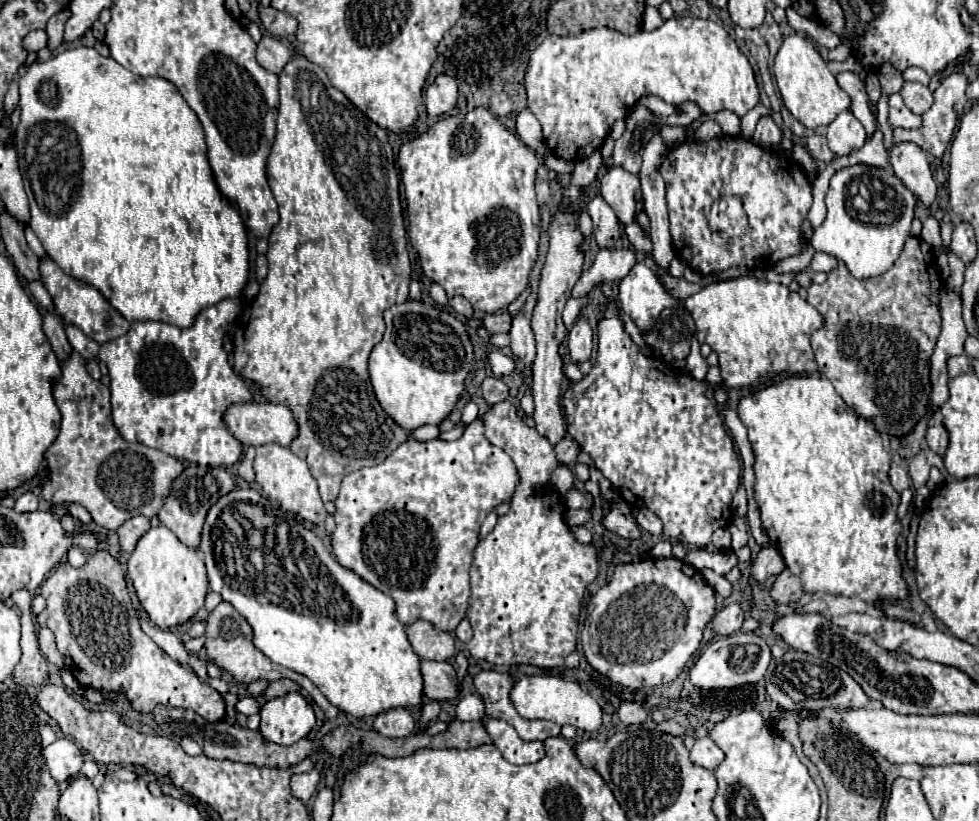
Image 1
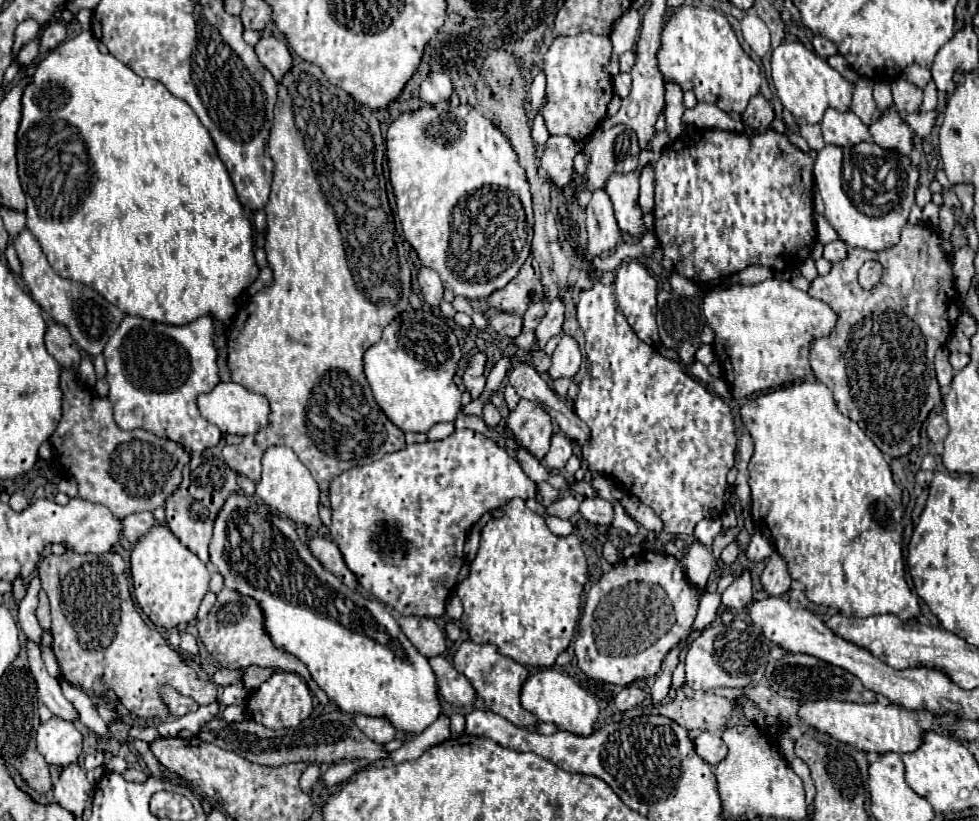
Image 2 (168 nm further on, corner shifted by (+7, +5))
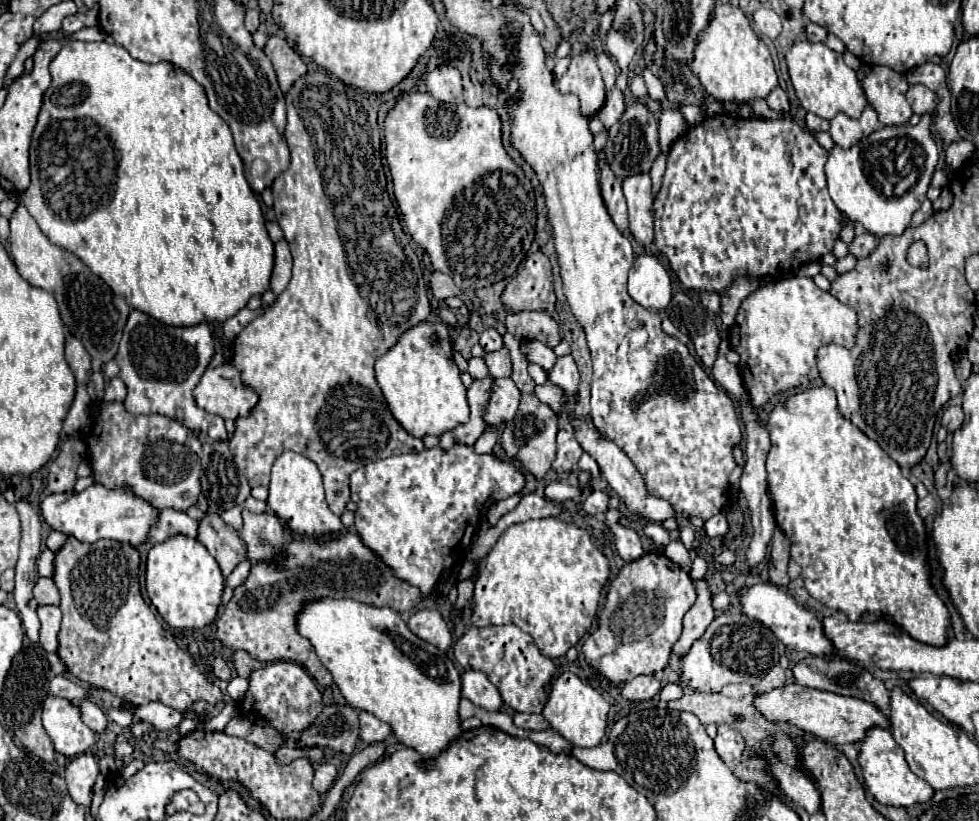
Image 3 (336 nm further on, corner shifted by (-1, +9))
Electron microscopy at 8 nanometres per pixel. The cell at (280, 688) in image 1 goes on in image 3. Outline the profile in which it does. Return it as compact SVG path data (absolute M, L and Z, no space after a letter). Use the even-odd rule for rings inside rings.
M235 651L233 655L231 655L231 661L233 661L233 667L235 667L235 671L241 675L241 677L249 677L251 675L251 671L255 671L255 669L259 669L263 663L261 661L257 661L257 659L253 659L249 653L245 653L245 651Z

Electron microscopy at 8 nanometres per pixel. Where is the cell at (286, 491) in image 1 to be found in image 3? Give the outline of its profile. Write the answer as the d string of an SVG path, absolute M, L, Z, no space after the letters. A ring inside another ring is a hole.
M283 451L273 463L271 471L271 487L269 487L269 509L287 523L287 527L305 537L319 537L329 533L339 533L343 523L339 515L335 515L325 501L323 481L317 465L301 453Z

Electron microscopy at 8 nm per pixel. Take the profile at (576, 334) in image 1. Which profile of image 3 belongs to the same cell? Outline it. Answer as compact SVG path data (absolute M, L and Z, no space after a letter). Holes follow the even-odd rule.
M571 355L559 357L555 367L549 371L547 379L553 385L557 385L557 387L561 387L565 391L565 397L567 397L569 403L575 403L575 399L577 399L577 385L579 385L579 371L577 371L577 365L575 365Z

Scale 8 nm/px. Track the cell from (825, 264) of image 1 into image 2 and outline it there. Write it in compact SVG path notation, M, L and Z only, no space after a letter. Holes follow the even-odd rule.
M831 241L831 243L827 243L825 247L823 247L823 257L827 259L827 261L831 261L831 263L837 263L837 261L841 261L843 257L847 255L847 245L843 243L843 241Z

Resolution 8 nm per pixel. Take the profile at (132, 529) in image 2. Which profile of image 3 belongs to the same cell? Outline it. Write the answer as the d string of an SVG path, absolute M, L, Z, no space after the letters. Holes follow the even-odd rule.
M161 509L155 527L149 531L149 543L163 543L167 537L179 533L187 537L197 537L197 529L197 521L191 519L187 513L175 509Z

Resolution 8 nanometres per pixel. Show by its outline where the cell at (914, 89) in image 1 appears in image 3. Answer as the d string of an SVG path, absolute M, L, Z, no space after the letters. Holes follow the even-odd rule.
M911 85L907 91L907 101L917 115L933 113L935 109L935 93L925 85Z

